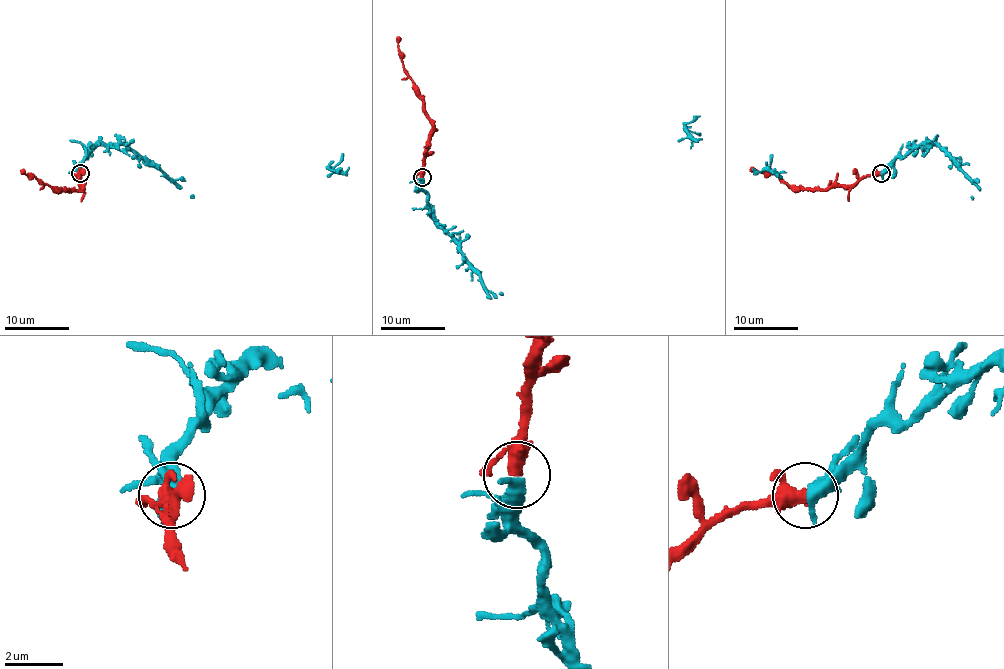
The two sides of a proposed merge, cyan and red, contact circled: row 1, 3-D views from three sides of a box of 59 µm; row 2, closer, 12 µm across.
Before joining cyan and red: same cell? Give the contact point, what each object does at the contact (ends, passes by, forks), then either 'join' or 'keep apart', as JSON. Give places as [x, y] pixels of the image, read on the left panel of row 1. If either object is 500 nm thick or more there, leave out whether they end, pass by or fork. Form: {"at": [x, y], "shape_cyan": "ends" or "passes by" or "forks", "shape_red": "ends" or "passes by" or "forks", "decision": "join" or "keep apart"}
{"at": [80, 173], "decision": "join"}

